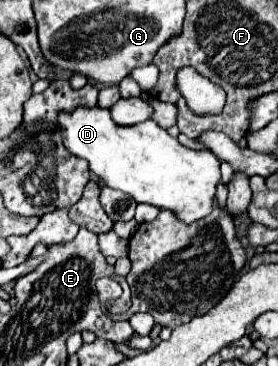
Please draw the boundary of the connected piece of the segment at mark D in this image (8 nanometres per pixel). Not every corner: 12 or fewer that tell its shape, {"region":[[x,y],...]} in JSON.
{"region":[[99,105],[59,111],[71,155],[137,203],[209,215],[211,151],[153,119],[117,125]]}

